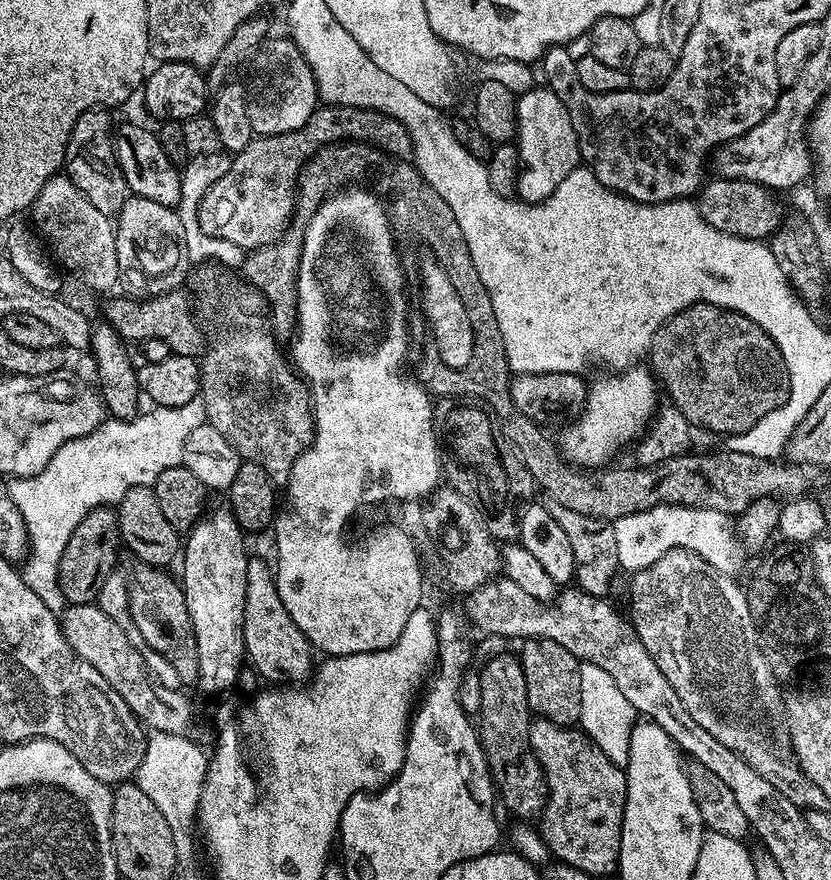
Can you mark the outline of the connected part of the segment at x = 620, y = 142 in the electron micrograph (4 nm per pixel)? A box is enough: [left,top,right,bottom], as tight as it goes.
[542,46,779,204]

